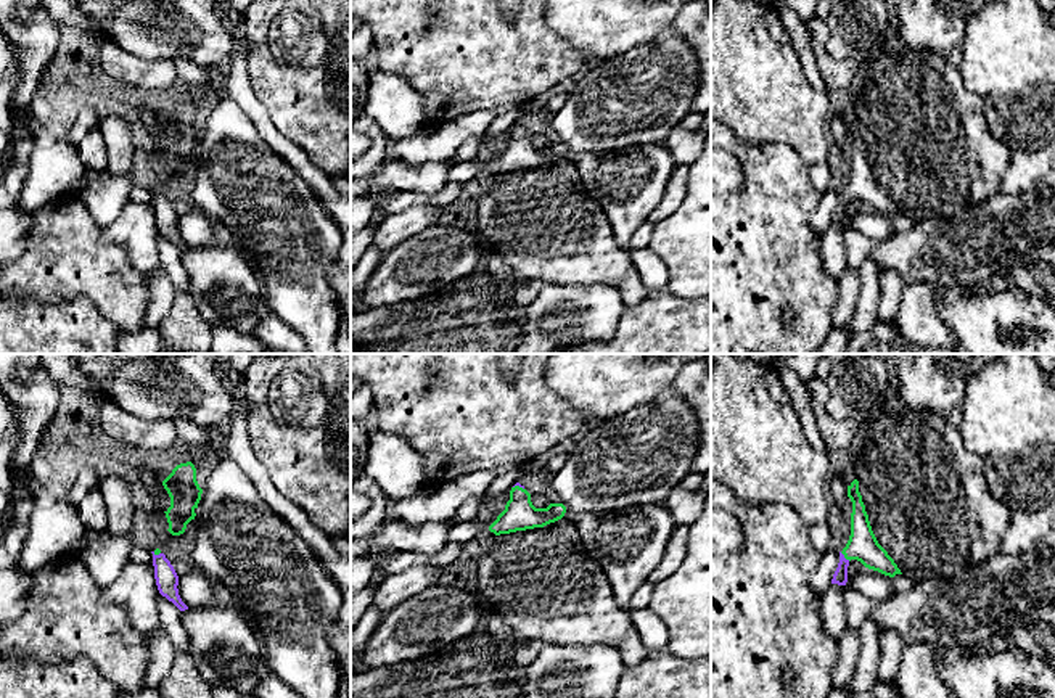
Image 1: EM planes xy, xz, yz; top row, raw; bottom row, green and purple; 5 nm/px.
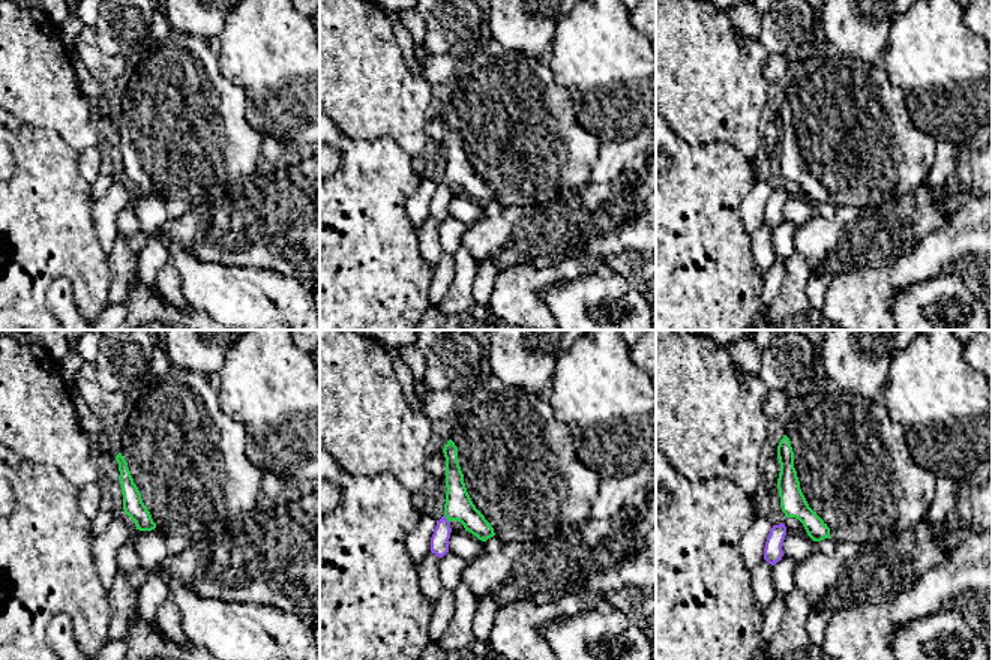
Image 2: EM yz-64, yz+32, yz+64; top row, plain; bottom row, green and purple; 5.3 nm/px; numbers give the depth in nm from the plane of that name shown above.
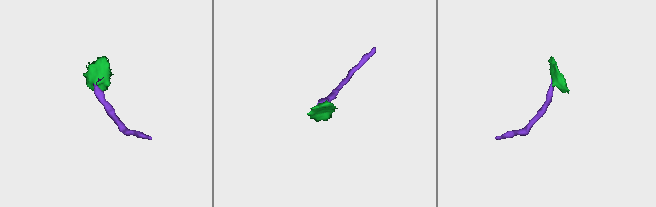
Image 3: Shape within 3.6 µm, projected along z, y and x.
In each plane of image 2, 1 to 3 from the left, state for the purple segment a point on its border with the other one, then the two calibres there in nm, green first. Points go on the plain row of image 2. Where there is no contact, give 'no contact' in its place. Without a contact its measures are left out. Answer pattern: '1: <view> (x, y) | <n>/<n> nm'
1: no contact
2: yz+32 (446, 182) | 150/100 nm
3: no contact

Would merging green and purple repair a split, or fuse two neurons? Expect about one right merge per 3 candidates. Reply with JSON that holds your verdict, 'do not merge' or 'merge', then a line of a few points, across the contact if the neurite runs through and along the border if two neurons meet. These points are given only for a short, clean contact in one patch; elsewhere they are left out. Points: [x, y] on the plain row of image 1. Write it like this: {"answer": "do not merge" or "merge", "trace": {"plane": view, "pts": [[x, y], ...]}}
{"answer": "merge", "trace": {"plane": "yz", "pts": [[862, 185], [845, 197], [840, 216]]}}

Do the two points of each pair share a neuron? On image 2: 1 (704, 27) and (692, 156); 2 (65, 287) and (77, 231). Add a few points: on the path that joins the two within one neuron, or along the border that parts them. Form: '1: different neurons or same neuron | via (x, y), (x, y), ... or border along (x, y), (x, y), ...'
1: different neurons | border along (671, 128), (689, 144), (725, 141), (730, 146)
2: different neurons | border along (54, 278), (72, 284), (80, 312)

